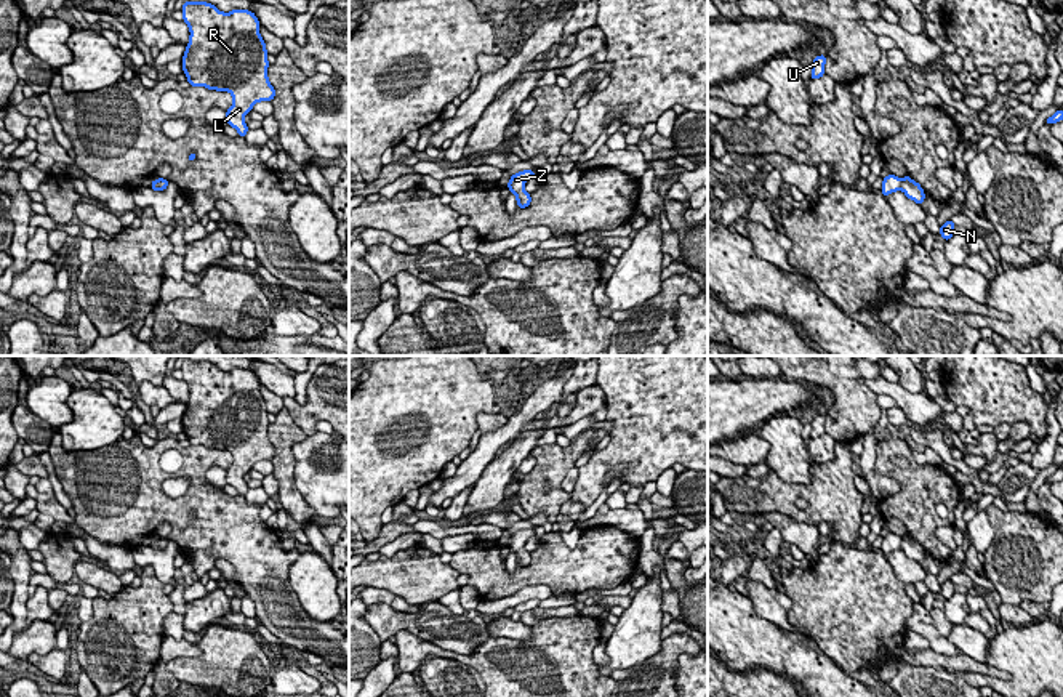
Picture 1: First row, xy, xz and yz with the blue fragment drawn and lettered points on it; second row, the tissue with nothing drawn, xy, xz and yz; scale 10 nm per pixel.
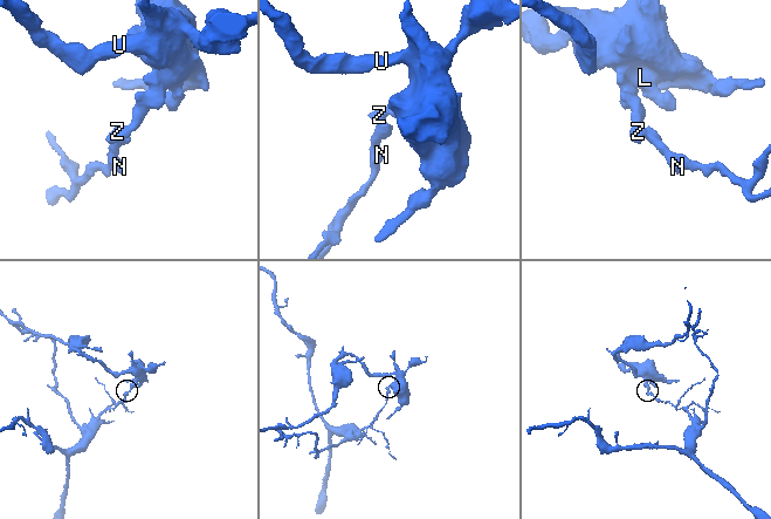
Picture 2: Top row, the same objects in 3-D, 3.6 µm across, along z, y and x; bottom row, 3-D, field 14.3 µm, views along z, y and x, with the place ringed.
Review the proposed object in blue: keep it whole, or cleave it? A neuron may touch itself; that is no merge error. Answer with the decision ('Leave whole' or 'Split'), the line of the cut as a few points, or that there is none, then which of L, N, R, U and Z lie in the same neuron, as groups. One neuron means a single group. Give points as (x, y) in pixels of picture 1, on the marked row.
Split. Split along yz (903, 178), (900, 189). Groups: L R U Z / N

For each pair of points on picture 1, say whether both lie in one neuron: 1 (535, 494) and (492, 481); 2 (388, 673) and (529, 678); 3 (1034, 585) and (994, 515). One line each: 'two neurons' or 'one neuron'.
1: two neurons
2: two neurons
3: one neuron

